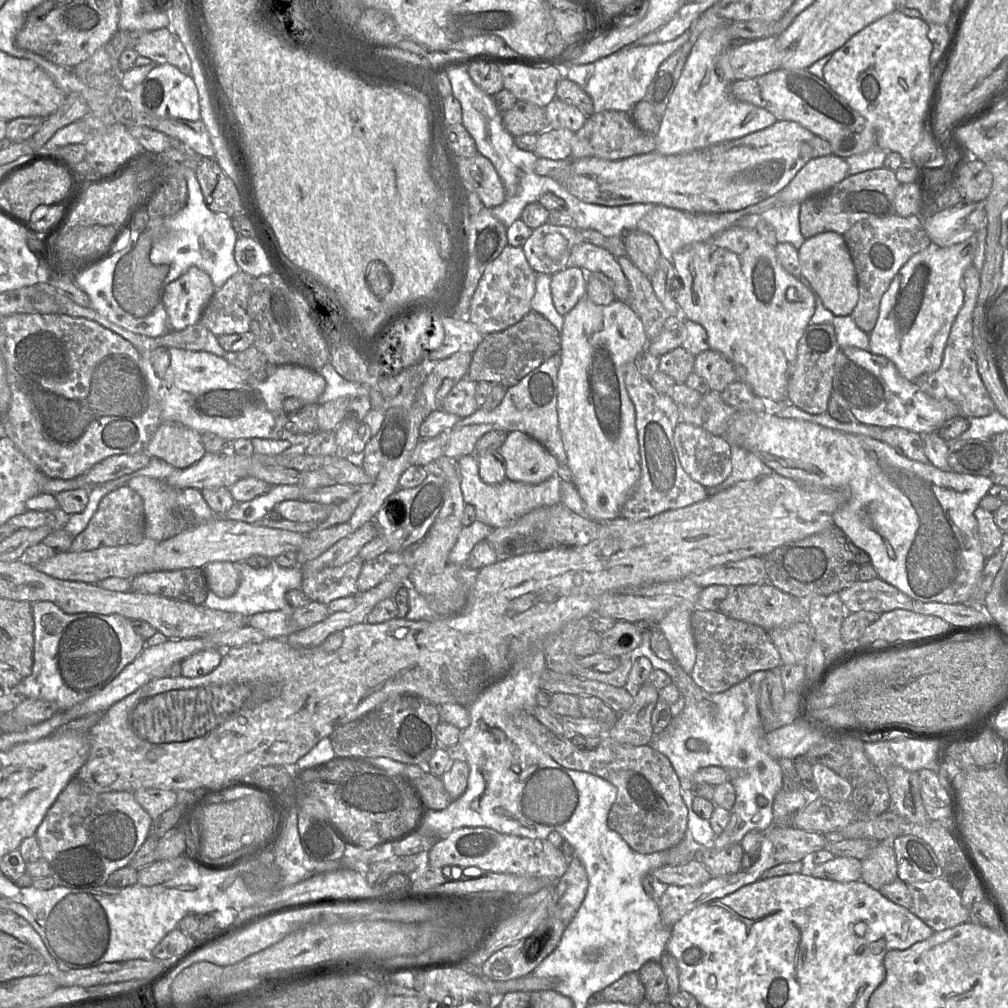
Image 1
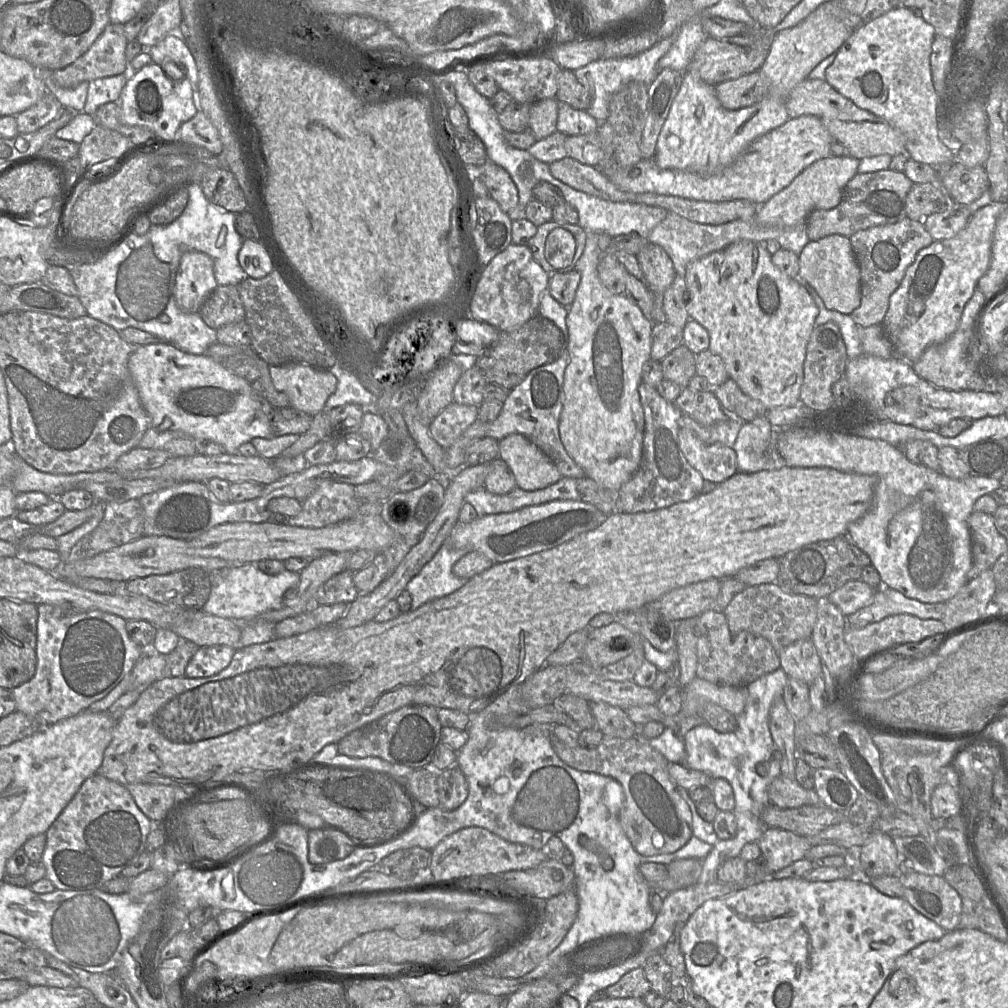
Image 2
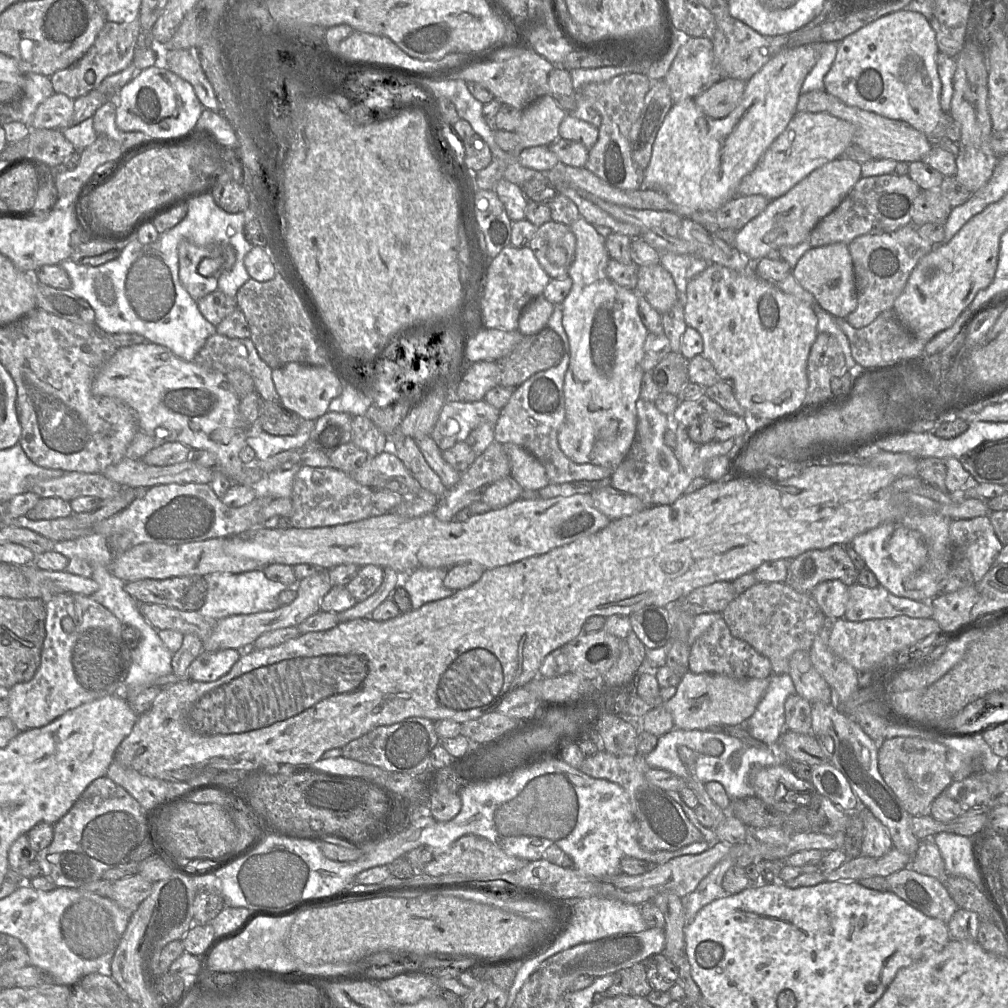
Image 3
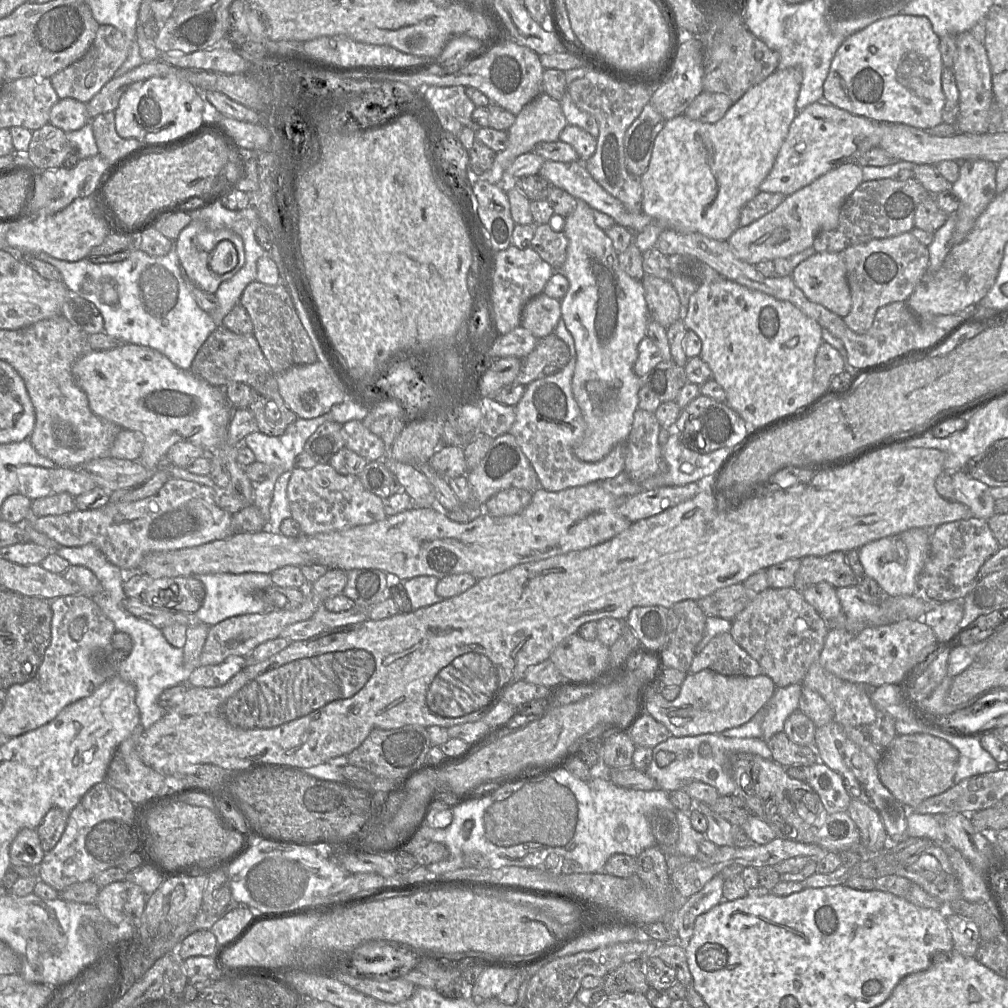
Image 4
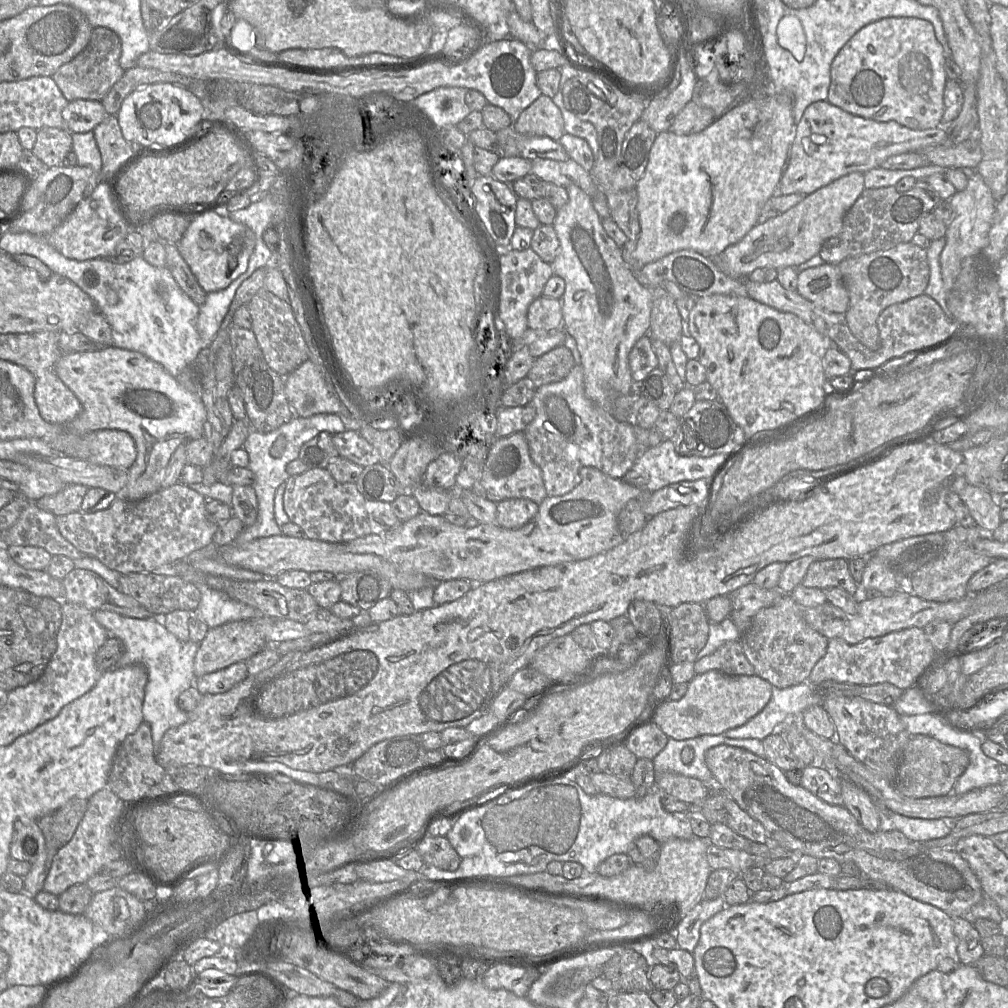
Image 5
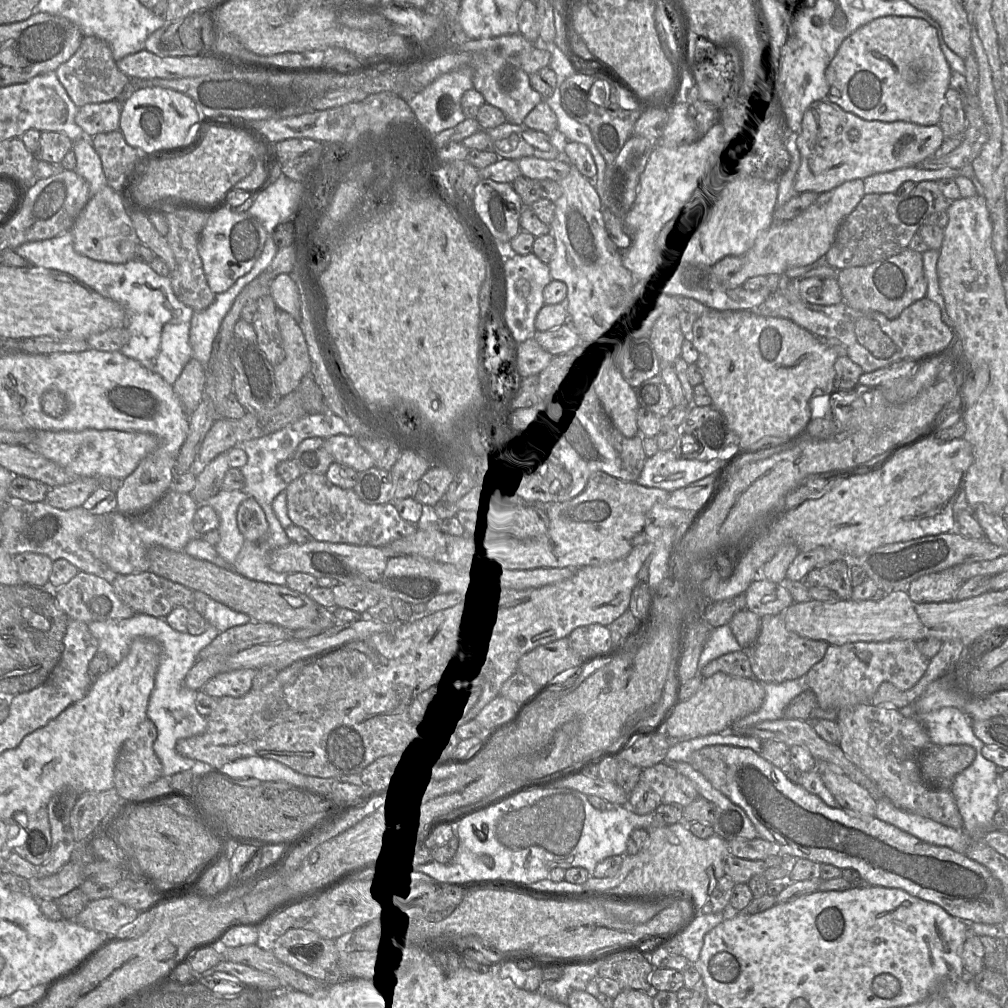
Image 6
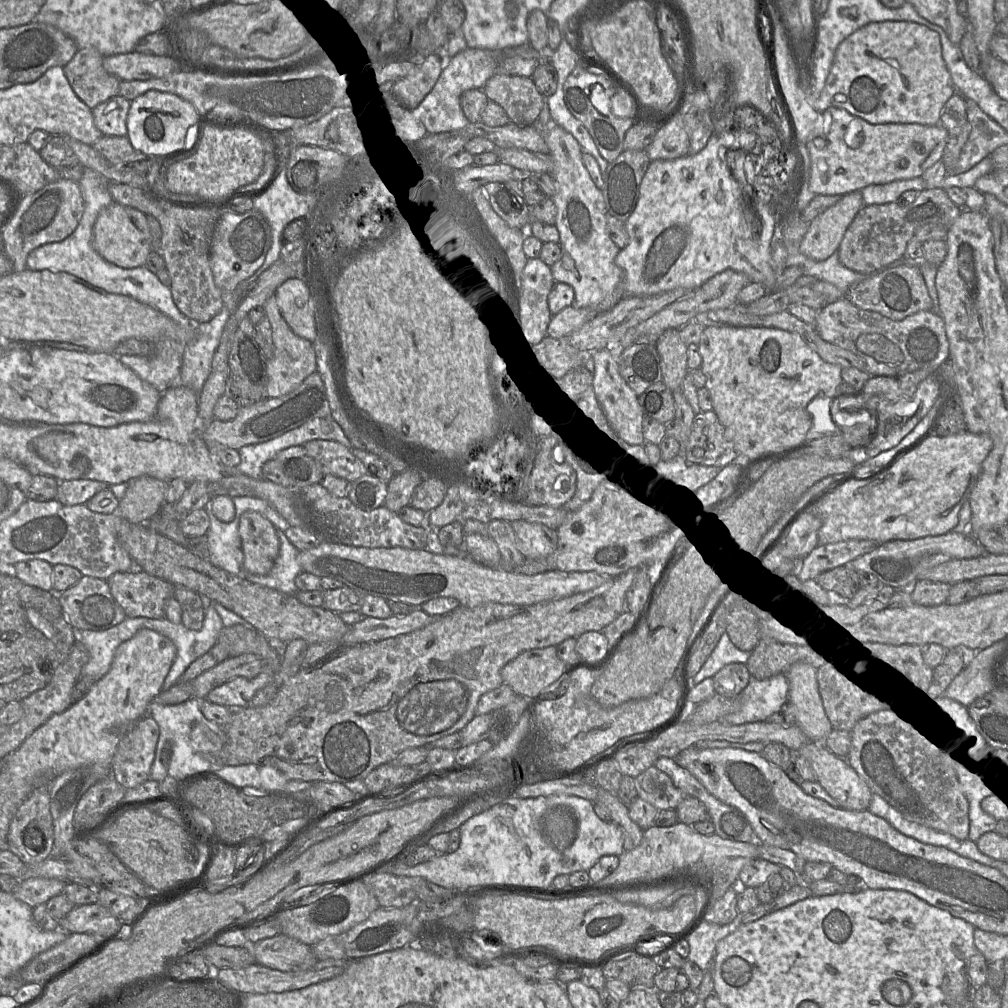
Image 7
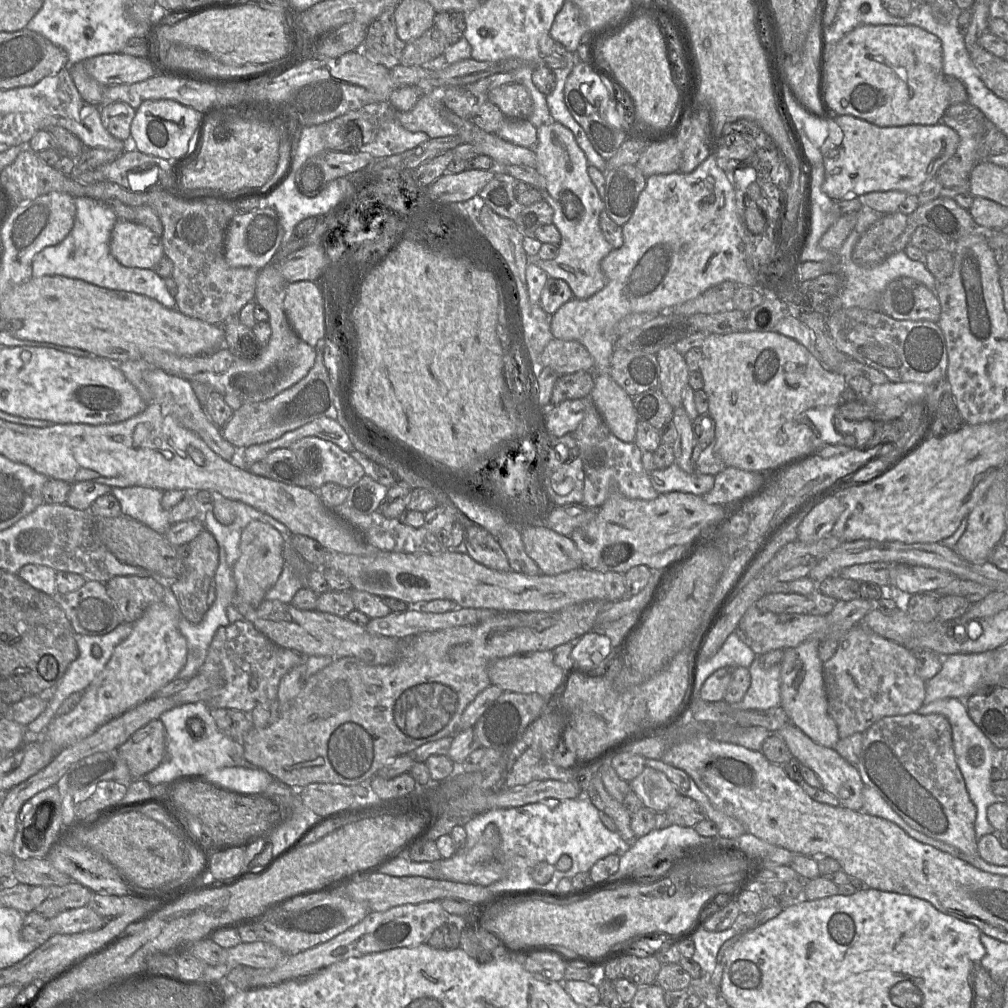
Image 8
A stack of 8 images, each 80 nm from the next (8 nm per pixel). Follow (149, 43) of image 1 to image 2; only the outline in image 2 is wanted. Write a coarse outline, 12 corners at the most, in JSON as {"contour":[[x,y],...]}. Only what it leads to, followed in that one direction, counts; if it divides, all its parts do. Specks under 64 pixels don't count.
{"contour":[[173,30],[151,47],[152,62],[174,80],[187,78],[197,110],[202,110],[198,69],[183,40]]}

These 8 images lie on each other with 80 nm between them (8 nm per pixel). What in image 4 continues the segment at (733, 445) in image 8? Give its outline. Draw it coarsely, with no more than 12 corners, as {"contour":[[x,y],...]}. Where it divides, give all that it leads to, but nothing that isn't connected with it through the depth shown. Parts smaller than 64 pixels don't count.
{"contour":[[725,278],[684,318],[748,433],[816,401],[822,328]]}

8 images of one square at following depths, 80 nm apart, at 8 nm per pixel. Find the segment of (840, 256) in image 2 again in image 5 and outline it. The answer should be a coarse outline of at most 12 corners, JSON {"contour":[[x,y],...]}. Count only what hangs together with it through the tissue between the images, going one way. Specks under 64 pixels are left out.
{"contour":[[838,265],[799,272],[797,292],[828,312],[846,313]]}

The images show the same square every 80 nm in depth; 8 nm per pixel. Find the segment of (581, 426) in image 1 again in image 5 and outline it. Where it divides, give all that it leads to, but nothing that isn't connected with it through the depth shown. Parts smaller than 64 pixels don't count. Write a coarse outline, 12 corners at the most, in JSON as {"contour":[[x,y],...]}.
{"contour":[[575,185],[557,210],[563,328],[585,393],[633,394],[653,291]]}

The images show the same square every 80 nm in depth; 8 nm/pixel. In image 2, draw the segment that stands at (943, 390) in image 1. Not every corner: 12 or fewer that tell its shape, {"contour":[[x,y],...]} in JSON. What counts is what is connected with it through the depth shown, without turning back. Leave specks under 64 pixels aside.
{"contour":[[976,287],[959,324],[914,363],[920,378],[954,392],[986,390],[967,355],[985,296]]}

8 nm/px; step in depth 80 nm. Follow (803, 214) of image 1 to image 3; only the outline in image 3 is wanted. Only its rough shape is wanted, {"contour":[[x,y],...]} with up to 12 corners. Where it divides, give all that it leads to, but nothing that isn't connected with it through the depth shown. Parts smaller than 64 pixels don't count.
{"contour":[[909,175],[861,177],[817,223],[812,247],[910,225]]}

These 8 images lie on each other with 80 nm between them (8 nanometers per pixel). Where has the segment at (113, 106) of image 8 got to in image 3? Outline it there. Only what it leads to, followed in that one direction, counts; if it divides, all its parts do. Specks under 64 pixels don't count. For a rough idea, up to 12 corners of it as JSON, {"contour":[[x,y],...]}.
{"contour":[[54,93],[37,108],[31,128],[70,126],[74,99]]}

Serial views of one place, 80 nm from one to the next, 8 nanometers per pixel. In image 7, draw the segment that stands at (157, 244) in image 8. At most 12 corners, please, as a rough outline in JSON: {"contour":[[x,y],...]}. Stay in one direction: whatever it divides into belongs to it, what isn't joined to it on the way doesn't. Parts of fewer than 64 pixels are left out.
{"contour":[[125,206],[104,208],[93,246],[122,268],[143,266],[151,240]]}

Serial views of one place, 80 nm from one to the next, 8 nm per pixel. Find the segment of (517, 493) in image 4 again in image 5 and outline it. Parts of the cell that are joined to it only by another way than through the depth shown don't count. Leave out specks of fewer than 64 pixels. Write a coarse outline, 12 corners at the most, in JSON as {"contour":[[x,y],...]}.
{"contour":[[523,498],[497,503],[497,524],[518,529],[538,513]]}

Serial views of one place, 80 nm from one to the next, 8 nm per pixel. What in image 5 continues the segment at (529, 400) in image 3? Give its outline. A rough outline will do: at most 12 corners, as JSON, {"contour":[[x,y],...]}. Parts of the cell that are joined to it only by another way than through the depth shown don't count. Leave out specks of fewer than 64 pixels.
{"contour":[[581,357],[536,389],[523,431],[548,496],[582,468],[622,480],[640,456],[632,418],[585,393]]}

